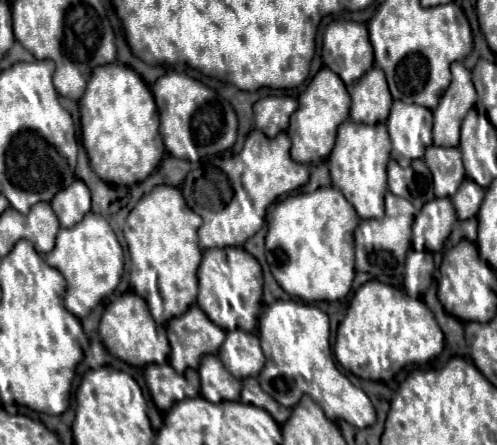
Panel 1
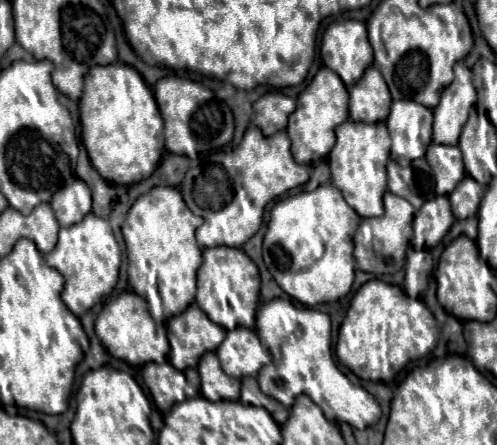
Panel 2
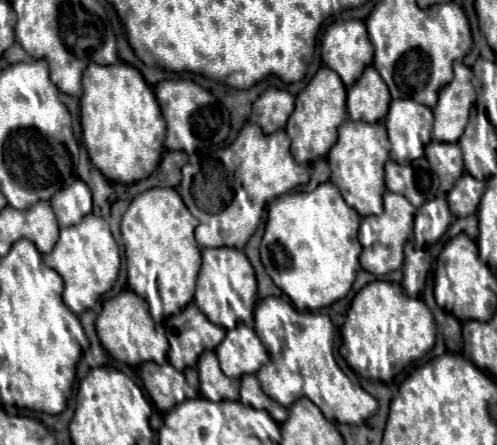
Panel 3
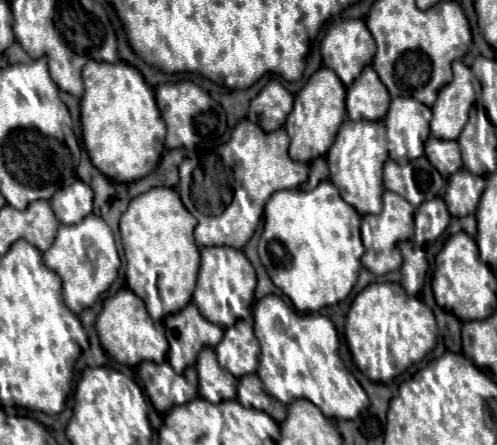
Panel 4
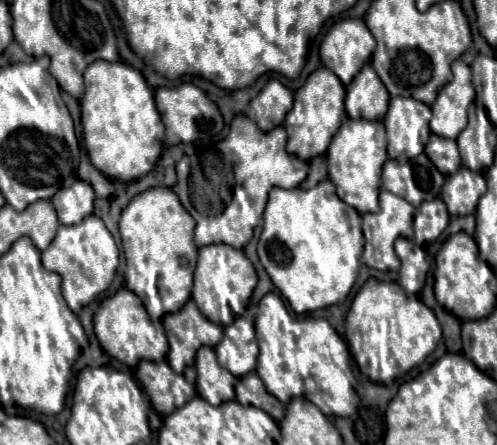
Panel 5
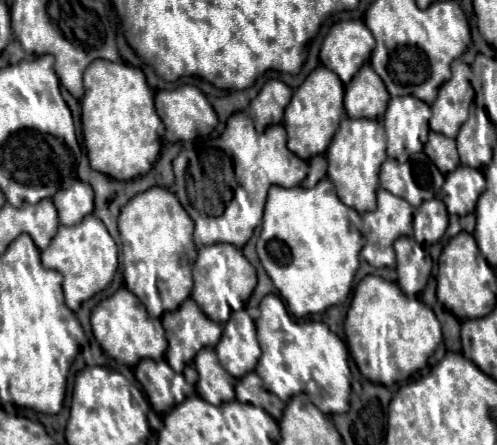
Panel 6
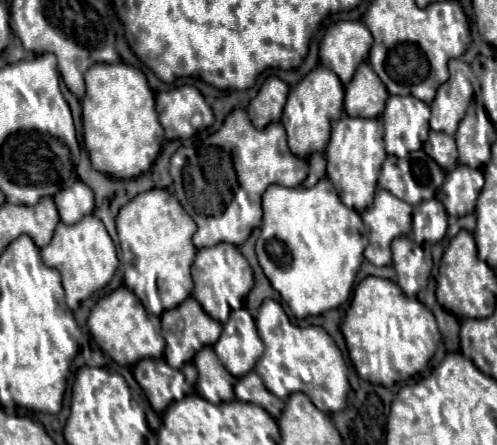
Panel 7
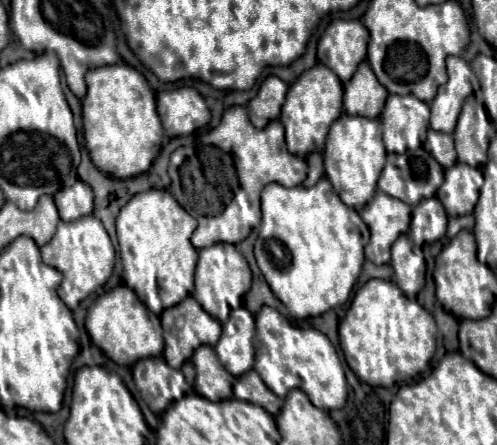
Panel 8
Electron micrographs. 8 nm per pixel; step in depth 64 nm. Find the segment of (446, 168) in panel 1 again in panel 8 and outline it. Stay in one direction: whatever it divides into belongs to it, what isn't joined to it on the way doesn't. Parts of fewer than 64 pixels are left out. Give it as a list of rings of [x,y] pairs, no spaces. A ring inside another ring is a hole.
[[[428,130],[428,138],[422,144],[422,148],[428,154],[432,154],[444,168],[450,168],[452,164],[456,164],[456,150],[454,150],[454,140],[450,134]]]

